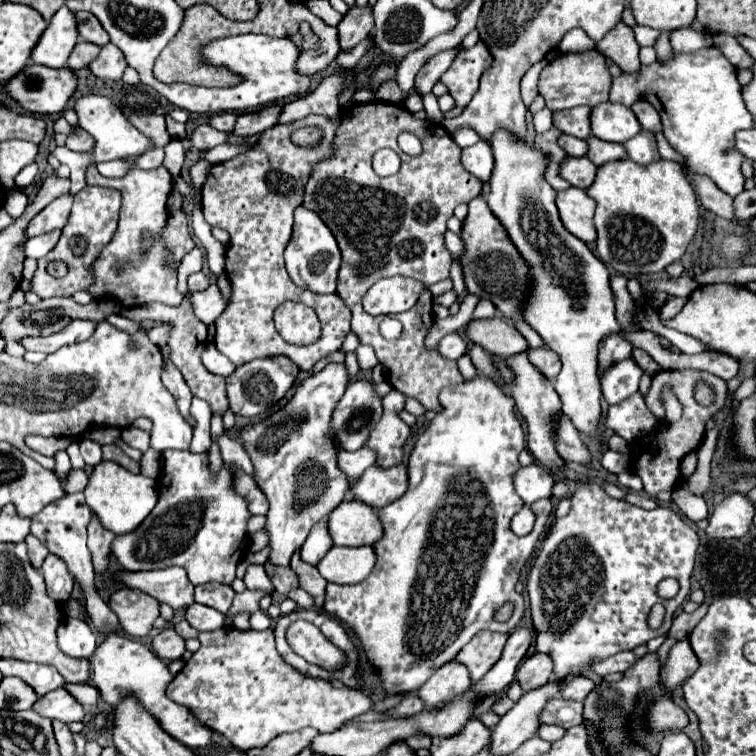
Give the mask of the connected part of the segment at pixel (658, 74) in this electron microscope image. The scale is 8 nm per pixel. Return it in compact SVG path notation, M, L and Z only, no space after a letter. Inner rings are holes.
M717 46L699 48L687 54L673 54L667 62L655 60L649 66L641 64L641 72L621 72L621 76L613 78L609 102L633 106L639 100L647 100L659 112L663 134L685 158L689 172L709 176L733 198L743 192L743 154L735 146L735 132L753 128L755 122L743 102L741 84L737 82L737 68Z

